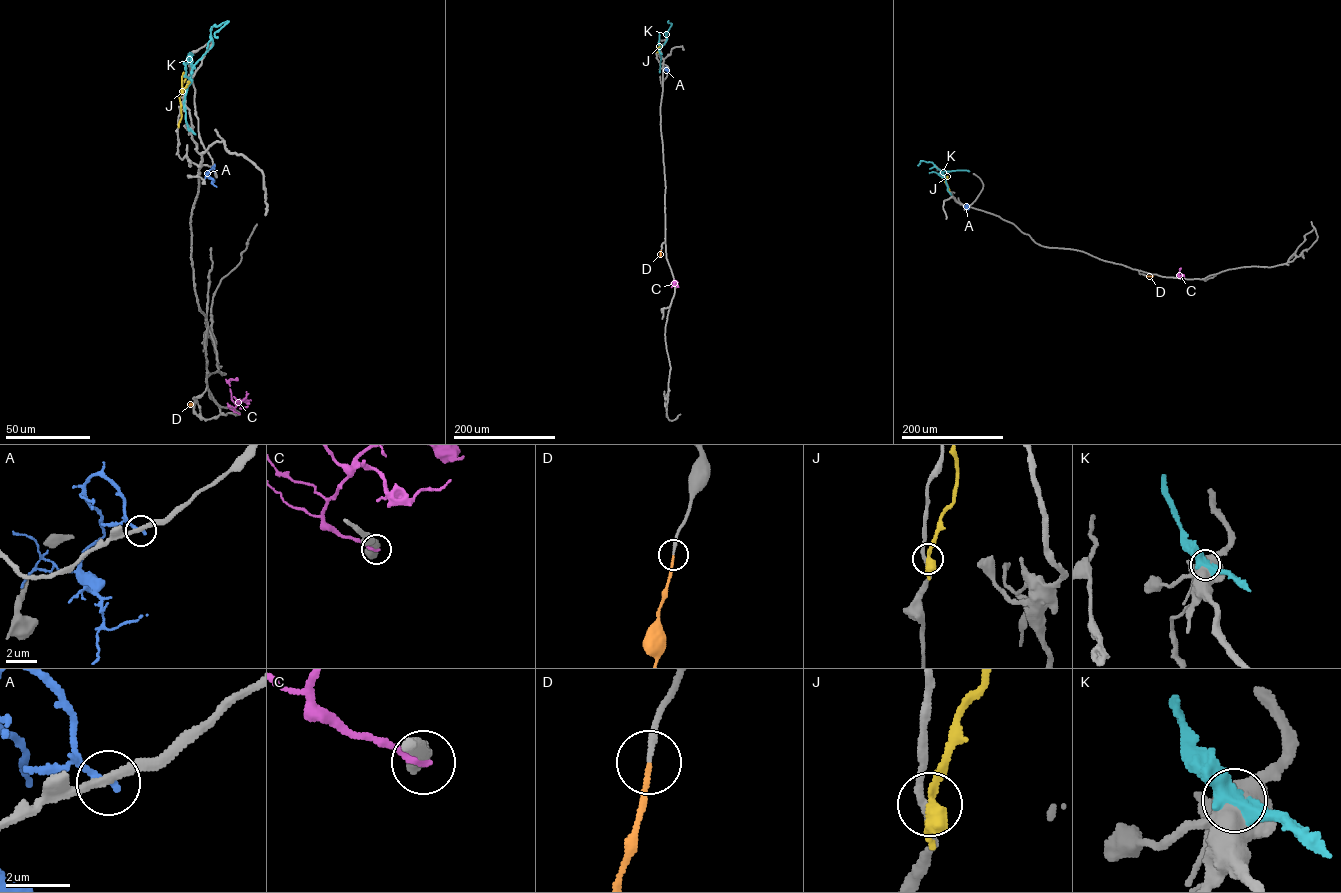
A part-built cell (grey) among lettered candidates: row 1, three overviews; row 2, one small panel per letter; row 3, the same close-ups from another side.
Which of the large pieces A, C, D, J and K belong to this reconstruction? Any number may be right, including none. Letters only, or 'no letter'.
D

